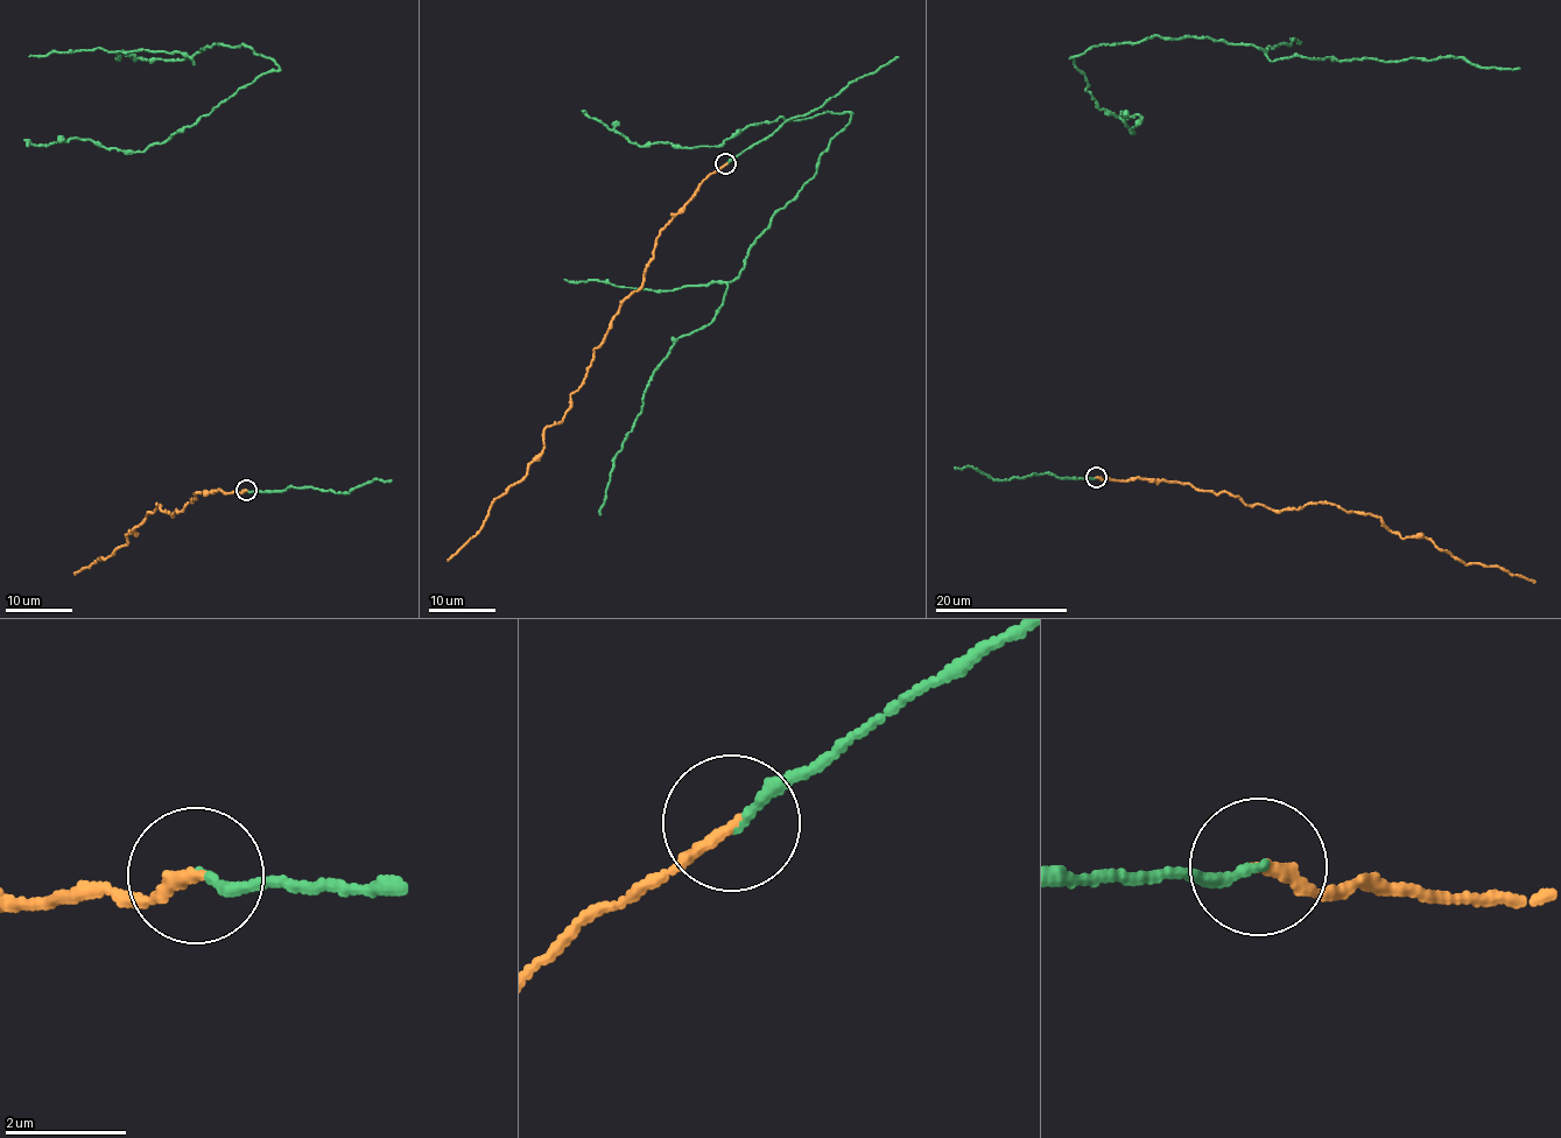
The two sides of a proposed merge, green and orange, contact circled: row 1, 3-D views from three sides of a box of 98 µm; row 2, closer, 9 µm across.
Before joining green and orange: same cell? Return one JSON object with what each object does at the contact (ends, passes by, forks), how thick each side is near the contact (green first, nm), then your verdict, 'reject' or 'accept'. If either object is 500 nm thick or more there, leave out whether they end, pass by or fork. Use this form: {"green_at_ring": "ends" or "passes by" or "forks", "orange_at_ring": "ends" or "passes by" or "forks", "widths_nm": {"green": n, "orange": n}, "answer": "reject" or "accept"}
{"green_at_ring": "ends", "orange_at_ring": "ends", "widths_nm": {"green": 190, "orange": 190}, "answer": "accept"}

